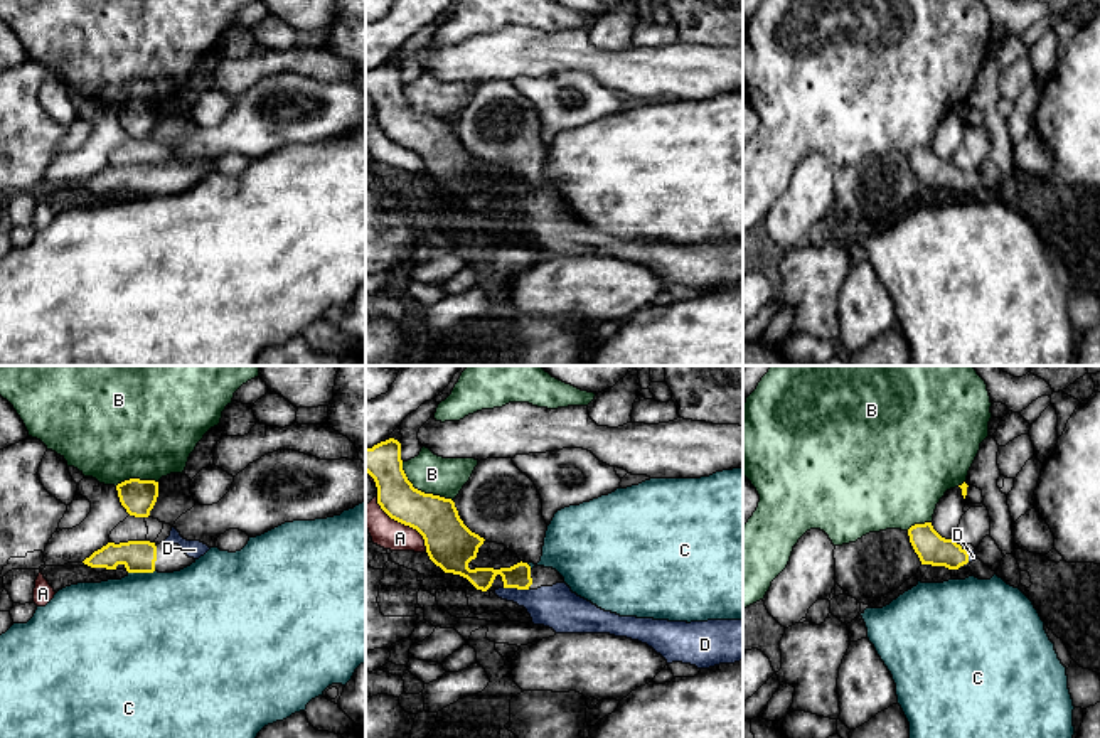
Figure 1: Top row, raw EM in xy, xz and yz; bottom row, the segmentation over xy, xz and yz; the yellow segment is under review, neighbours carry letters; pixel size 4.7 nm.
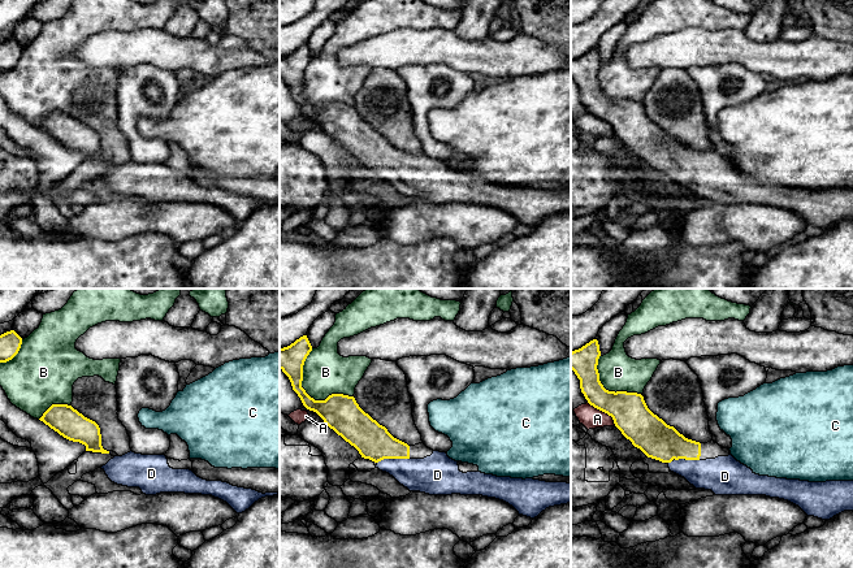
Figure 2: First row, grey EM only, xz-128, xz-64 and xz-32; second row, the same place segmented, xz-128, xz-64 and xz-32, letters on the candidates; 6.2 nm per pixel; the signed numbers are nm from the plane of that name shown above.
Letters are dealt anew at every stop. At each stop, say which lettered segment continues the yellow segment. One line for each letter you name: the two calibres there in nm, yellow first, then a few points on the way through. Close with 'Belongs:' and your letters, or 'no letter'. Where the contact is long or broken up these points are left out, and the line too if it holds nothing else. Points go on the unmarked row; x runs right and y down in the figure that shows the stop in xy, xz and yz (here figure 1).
D: calibres 110 and 200 nm; way xz (517, 199), (516, 209), (528, 221), (556, 229)
Belongs: D

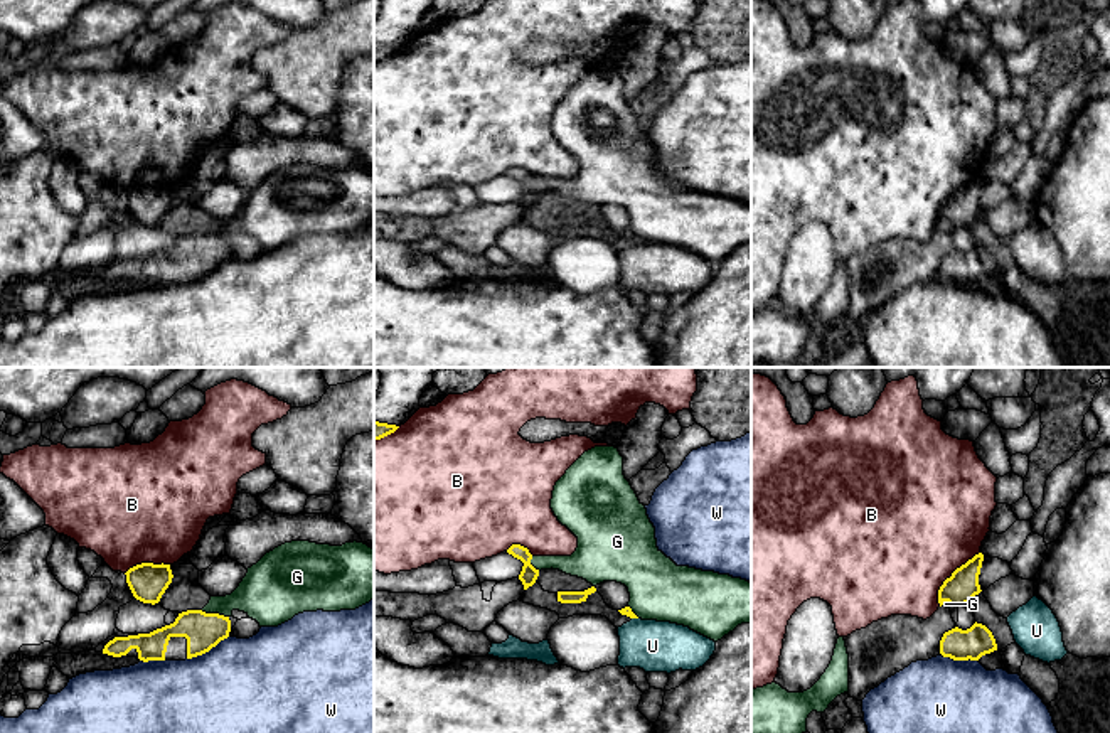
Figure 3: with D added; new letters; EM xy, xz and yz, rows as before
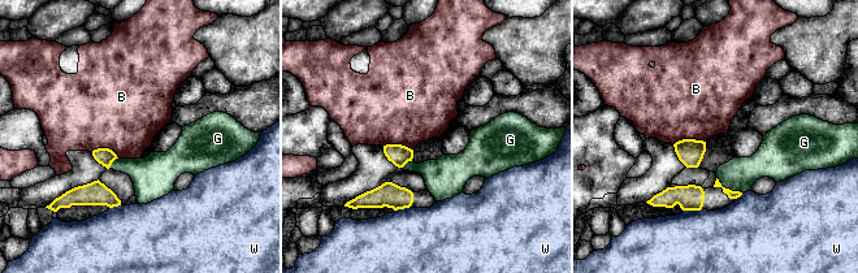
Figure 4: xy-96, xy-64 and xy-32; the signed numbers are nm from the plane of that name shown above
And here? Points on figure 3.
Belongs: no letter

